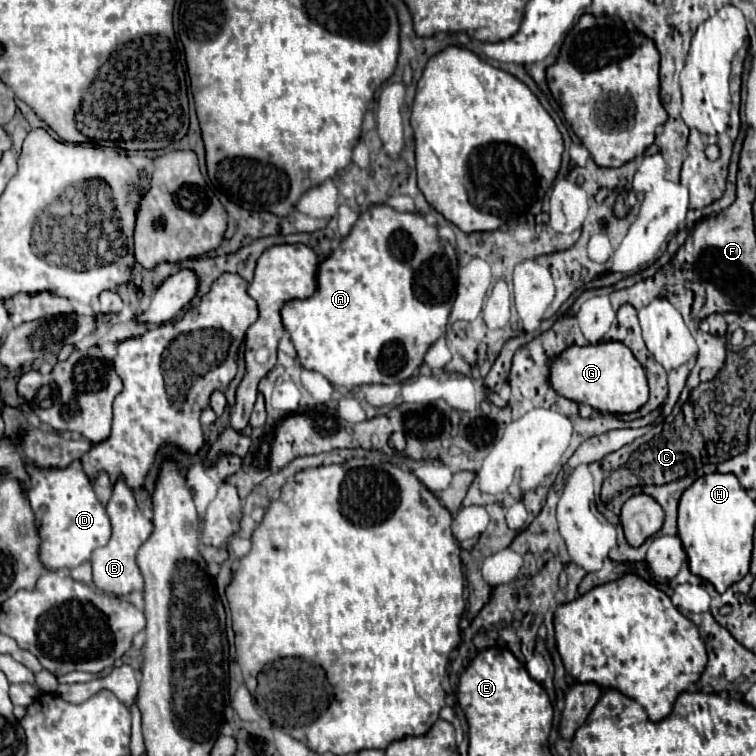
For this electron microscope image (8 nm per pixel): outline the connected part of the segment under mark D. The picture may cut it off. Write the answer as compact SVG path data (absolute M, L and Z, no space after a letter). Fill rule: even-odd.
M77 460L63 470L39 470L27 464L27 472L31 474L31 490L27 492L27 498L31 500L35 522L39 526L41 558L45 568L75 568L87 562L95 548L107 544L111 536L111 524L105 508L99 504L93 492L87 474L81 468L81 462Z

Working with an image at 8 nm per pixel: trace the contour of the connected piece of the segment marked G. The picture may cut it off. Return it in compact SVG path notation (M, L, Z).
M623 342L571 346L571 350L565 350L555 362L551 362L551 386L555 386L565 398L589 404L603 414L635 412L649 398L645 370Z

